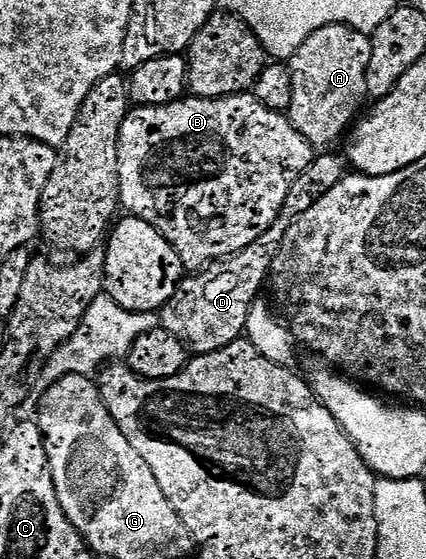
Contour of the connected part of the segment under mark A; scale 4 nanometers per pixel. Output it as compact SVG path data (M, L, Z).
M333 24L315 30L292 55L292 99L286 117L312 147L328 148L335 138L343 139L361 113L360 105L366 99L368 89L369 53L369 39L361 31L353 30L351 26Z

